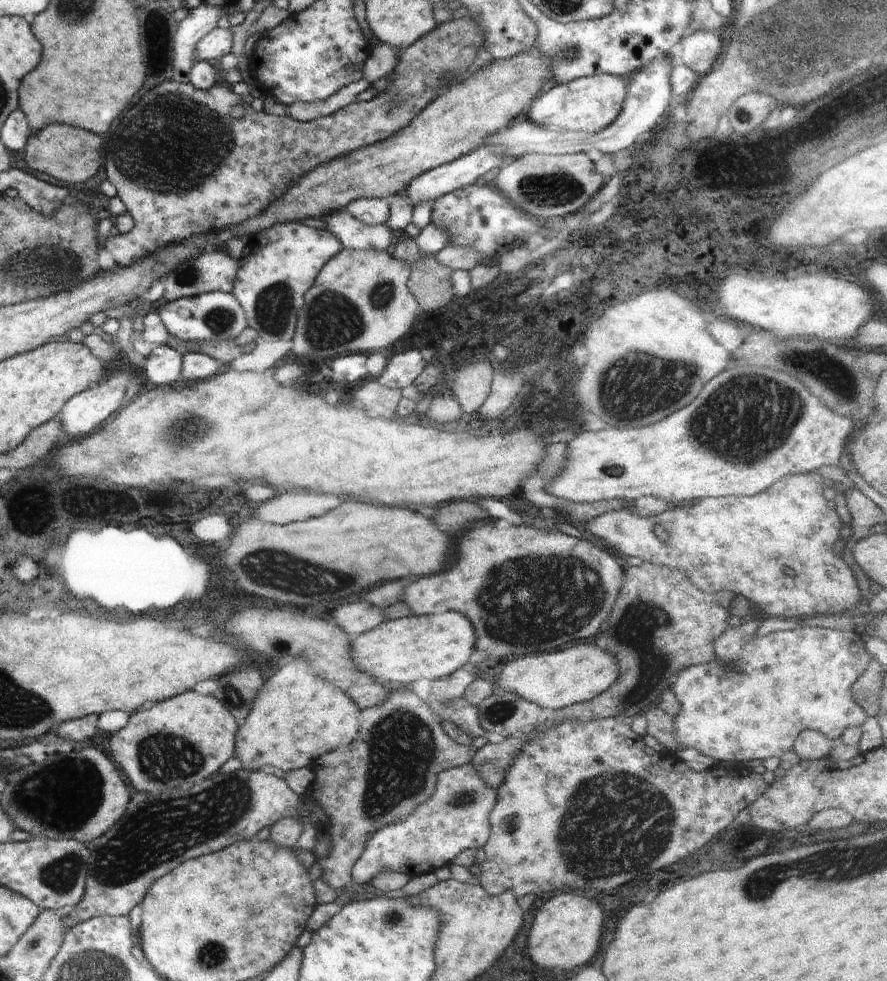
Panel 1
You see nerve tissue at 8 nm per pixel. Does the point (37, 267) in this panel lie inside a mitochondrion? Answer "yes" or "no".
yes

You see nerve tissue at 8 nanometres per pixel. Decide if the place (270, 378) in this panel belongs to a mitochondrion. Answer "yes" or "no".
no

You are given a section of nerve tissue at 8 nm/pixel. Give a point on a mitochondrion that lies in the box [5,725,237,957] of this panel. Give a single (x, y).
(65, 796)

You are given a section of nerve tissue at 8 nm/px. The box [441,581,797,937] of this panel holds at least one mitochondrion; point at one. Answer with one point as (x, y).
(615, 825)

